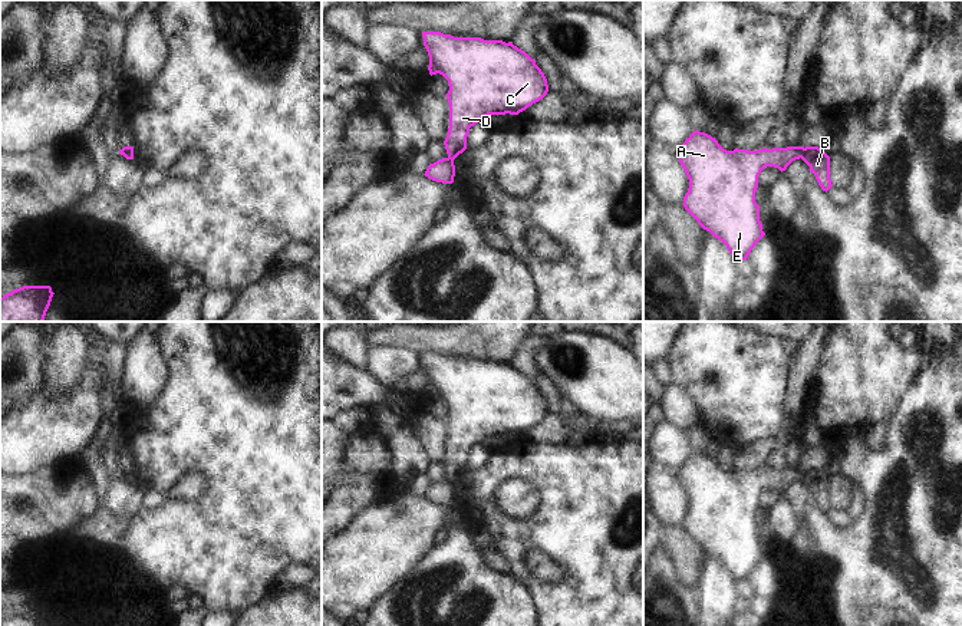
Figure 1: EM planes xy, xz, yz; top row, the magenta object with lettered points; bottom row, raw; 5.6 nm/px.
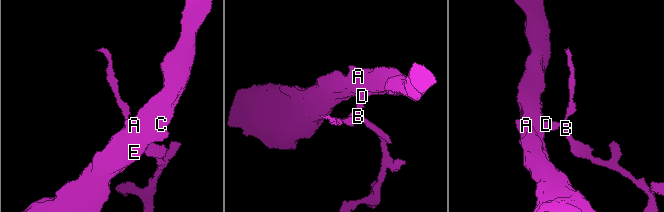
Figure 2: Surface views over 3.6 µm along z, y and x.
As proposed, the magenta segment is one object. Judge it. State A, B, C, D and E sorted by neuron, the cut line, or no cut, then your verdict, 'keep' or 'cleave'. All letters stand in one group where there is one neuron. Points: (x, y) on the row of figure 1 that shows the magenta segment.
groups A C D E / B; cut yz (804, 148), (800, 157); cleave

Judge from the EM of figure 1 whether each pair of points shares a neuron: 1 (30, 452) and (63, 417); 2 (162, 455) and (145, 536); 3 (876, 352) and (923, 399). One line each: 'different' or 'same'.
1: same
2: same
3: different

